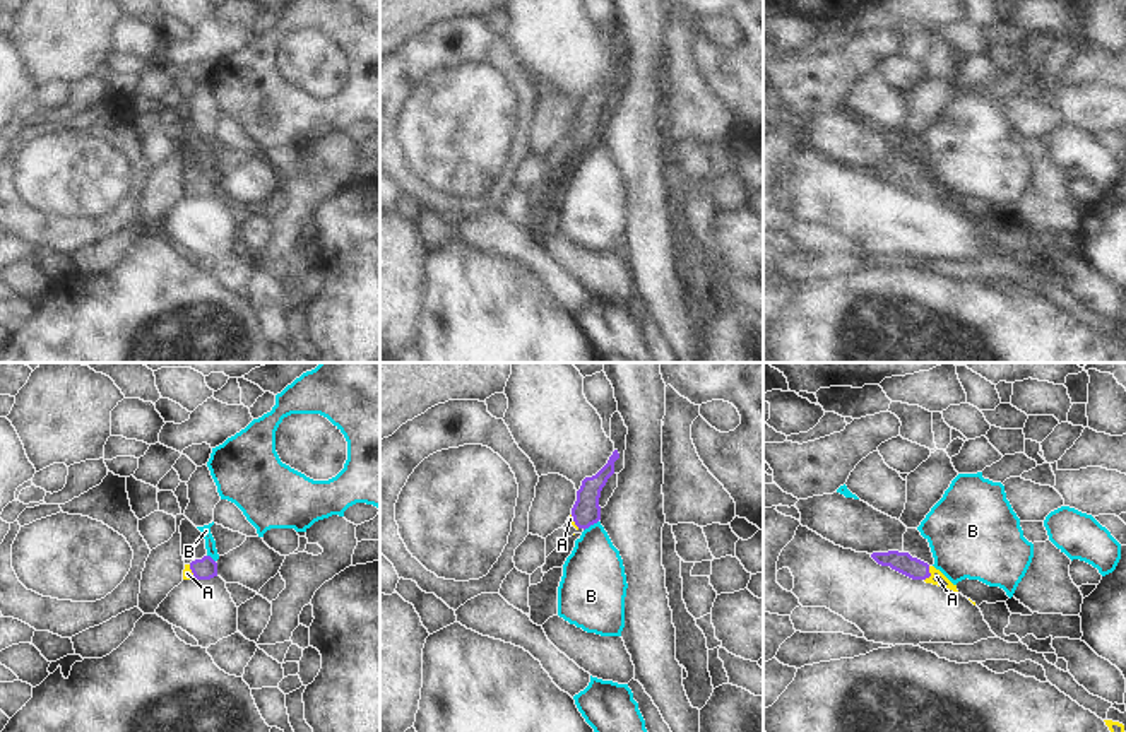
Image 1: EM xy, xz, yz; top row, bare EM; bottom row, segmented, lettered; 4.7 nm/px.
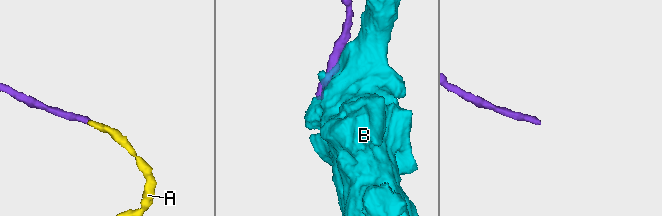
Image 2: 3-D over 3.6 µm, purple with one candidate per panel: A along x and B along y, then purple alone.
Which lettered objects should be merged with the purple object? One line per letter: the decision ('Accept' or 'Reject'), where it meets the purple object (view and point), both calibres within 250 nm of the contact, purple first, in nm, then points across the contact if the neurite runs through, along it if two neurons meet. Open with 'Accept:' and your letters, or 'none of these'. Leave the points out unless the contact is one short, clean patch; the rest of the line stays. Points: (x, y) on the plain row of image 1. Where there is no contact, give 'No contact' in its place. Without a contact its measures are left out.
Accept: A
A: Accept. Touches purple at yz (930, 190). Thickness 100 nm (purple) against 70 nm. Path across: yz (904, 180), (930, 190), (936, 194)
B: Reject. Touches purple at xz (591, 141). Thickness 140 nm (purple) against 280 nm. Boundary: xz (598, 137), (584, 147)

